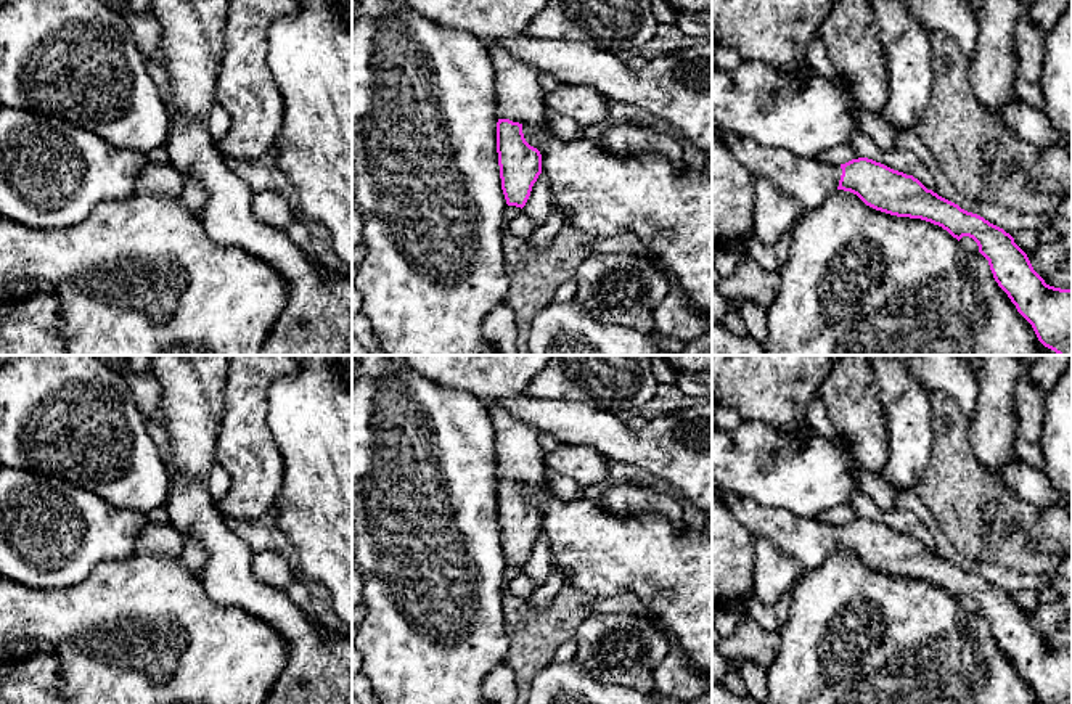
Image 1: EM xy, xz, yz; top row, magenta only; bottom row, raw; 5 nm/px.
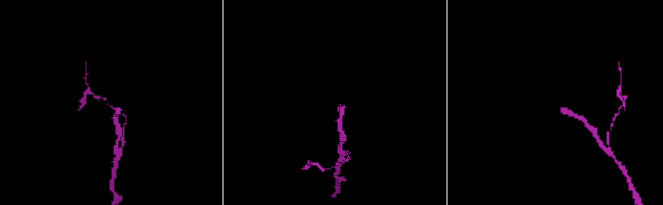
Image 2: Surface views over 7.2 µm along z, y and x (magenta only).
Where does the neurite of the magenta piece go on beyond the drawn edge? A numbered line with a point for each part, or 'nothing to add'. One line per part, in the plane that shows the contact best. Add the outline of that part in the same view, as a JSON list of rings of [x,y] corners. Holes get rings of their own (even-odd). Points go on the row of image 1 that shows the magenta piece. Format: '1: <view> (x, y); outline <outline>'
1: yz (807, 180); outline [[[731,133],[723,137],[723,143],[754,178],[770,180],[783,194],[797,201],[802,212],[821,207],[839,186],[841,164],[799,158],[786,149],[762,146],[752,138]]]

